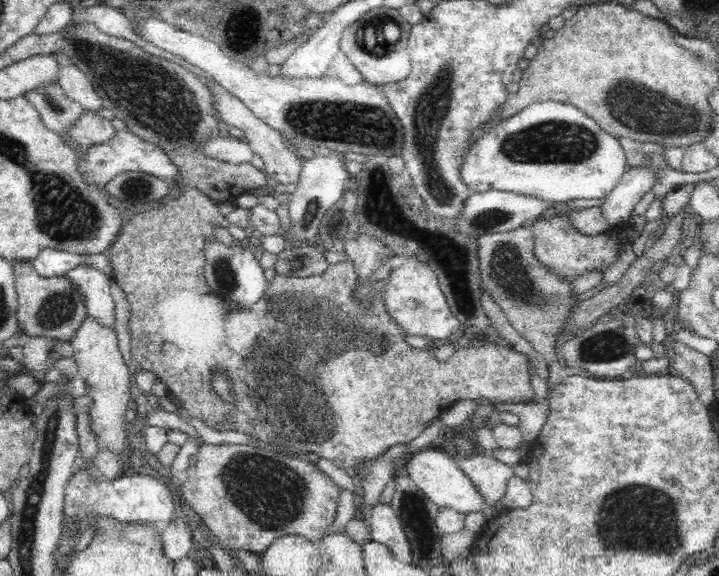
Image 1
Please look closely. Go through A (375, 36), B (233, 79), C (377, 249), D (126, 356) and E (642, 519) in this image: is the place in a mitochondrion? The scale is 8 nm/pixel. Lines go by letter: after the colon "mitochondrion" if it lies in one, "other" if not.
A: mitochondrion
B: other
C: other
D: other
E: mitochondrion

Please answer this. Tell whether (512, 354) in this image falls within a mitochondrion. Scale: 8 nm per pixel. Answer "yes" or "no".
no

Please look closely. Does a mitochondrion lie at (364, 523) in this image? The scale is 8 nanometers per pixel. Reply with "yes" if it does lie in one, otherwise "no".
no

